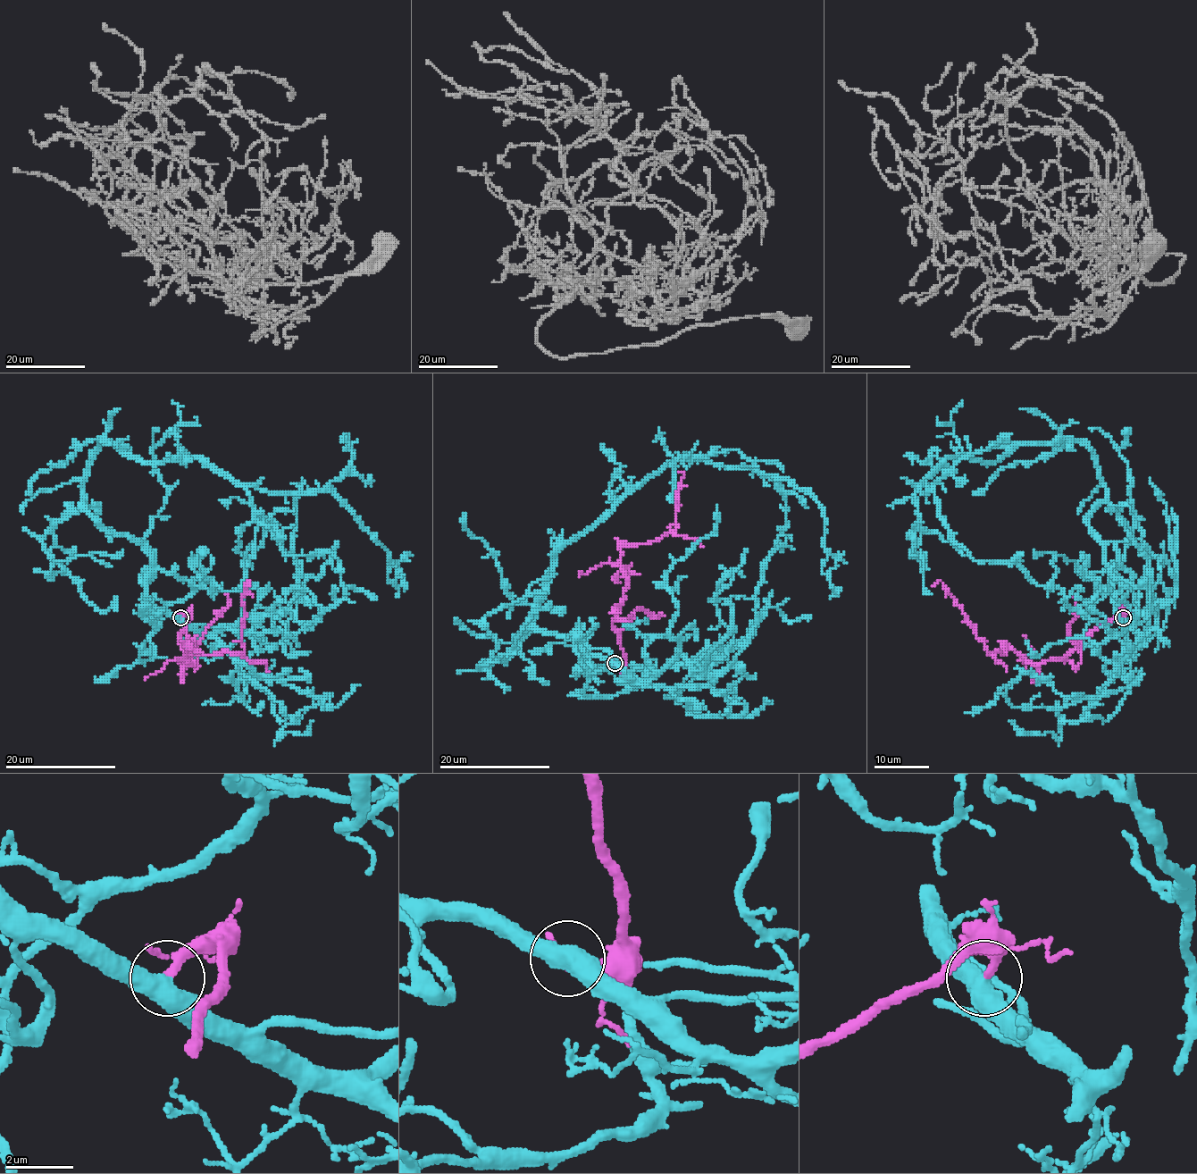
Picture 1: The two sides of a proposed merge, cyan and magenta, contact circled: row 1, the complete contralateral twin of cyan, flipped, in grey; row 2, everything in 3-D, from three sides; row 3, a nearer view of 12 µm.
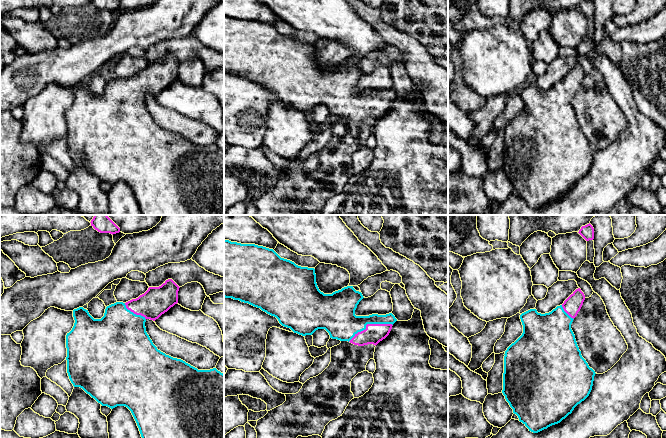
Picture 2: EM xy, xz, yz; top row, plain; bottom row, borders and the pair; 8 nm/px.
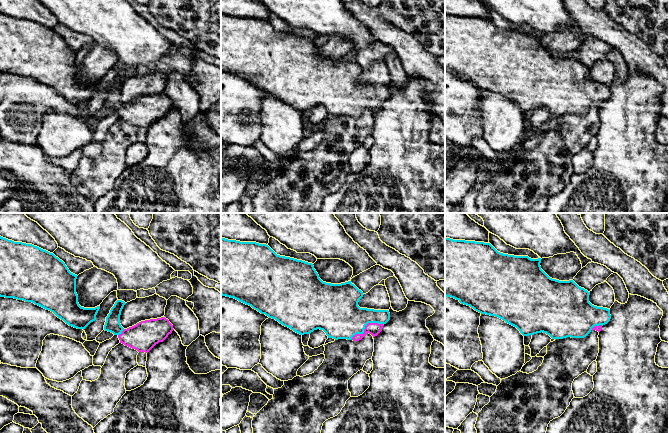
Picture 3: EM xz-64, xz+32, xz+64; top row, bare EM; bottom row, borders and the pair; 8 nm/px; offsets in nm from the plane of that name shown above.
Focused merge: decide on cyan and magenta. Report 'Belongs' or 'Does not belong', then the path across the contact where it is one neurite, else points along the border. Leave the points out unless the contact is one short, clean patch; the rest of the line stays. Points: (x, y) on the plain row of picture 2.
Belongs. Path across: xz (339, 96), (343, 99), (369, 99), (369, 104), (374, 109)

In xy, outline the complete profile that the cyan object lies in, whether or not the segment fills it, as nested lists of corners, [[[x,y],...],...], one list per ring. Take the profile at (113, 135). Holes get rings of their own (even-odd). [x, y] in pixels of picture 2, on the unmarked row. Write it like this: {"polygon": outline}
{"polygon": [[[168,55],[159,63],[149,63],[136,75],[107,82],[101,95],[94,95],[83,83],[74,85],[75,99],[66,111],[67,149],[74,163],[82,164],[102,182],[127,183],[142,215],[224,215],[224,150],[216,144],[198,146],[166,131],[157,125],[146,108],[147,95],[155,97],[178,79],[179,64]]]}

